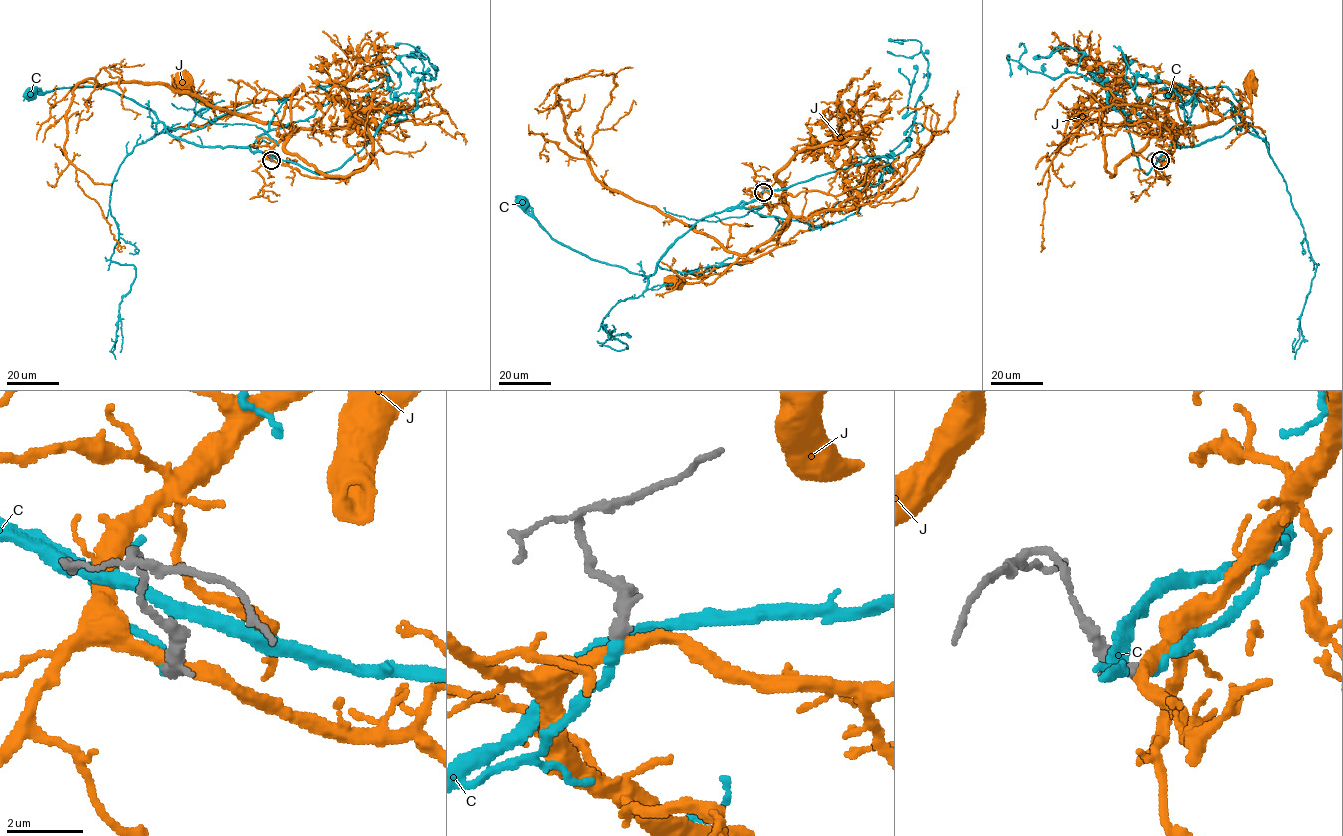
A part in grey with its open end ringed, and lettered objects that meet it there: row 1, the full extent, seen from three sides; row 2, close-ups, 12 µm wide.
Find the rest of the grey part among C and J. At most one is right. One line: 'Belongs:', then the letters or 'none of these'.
Belongs: C

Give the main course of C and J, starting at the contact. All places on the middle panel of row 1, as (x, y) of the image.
C: (763, 191), (753, 201), (698, 220), (668, 249), (656, 270), (644, 276), (590, 258), (556, 241), (521, 203)
J: (763, 191), (759, 196), (762, 201), (782, 205), (788, 212), (783, 226), (710, 283), (675, 282)

